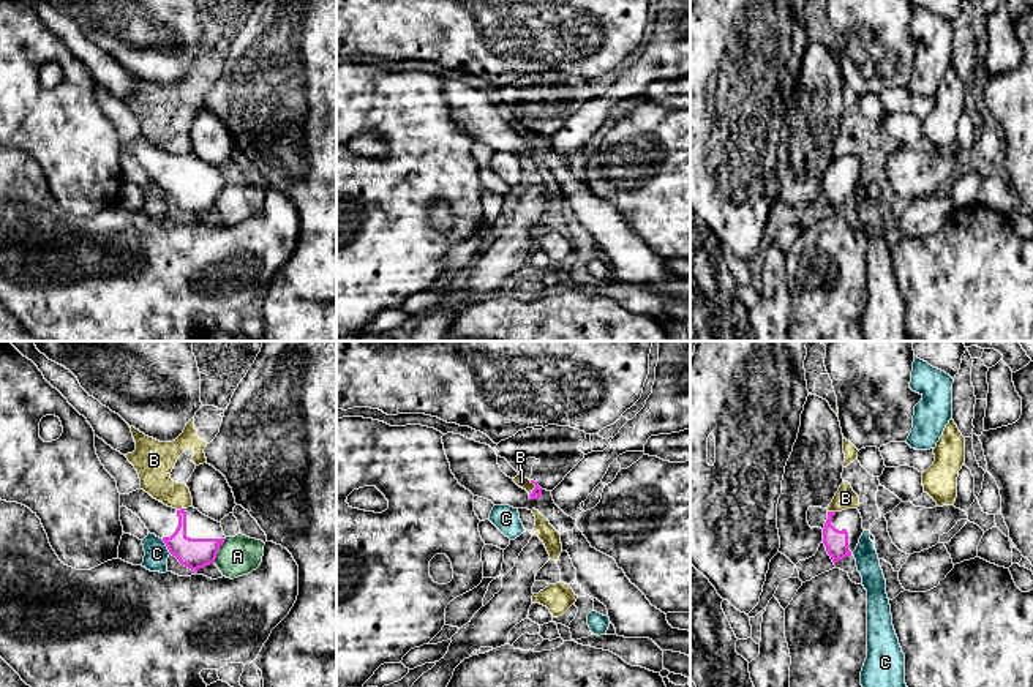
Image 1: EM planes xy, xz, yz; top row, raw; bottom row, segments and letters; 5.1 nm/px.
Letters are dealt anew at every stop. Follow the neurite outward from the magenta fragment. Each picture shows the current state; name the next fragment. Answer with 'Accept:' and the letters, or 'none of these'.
Accept: none of these

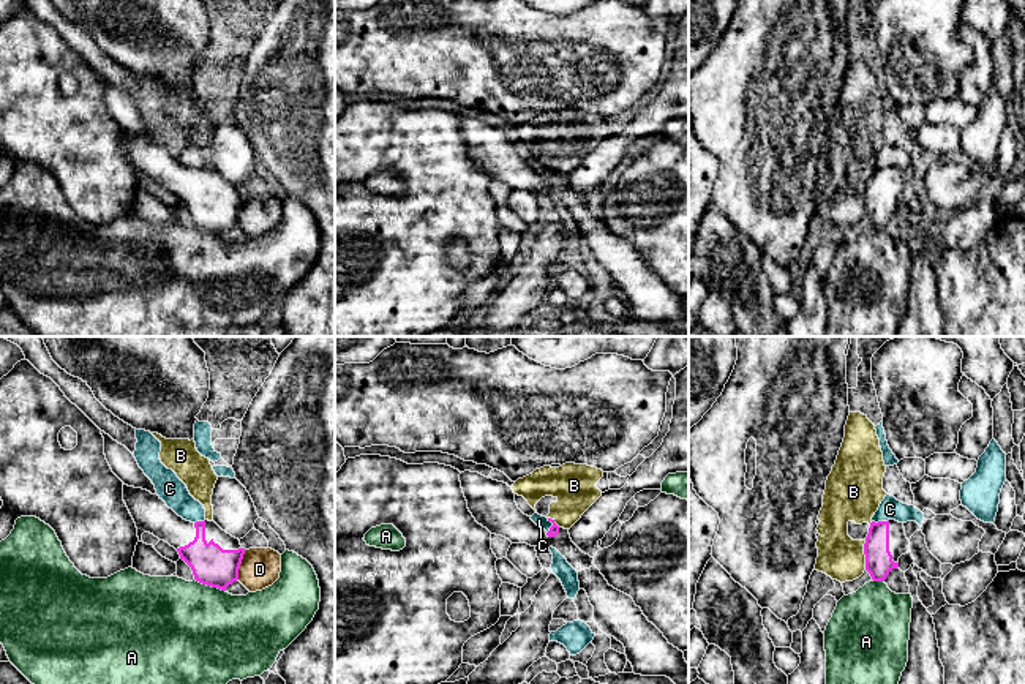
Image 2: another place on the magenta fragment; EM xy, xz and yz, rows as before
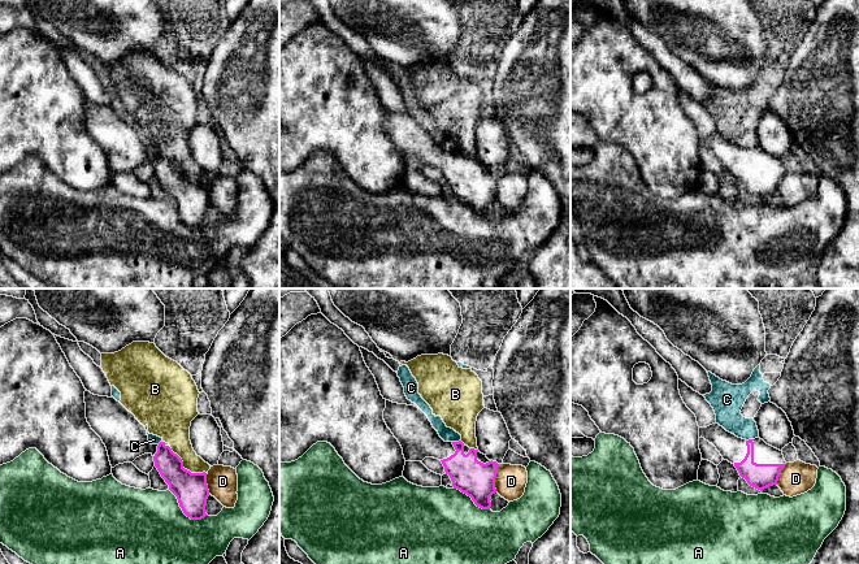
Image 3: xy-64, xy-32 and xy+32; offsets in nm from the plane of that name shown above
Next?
Accept: none of these

